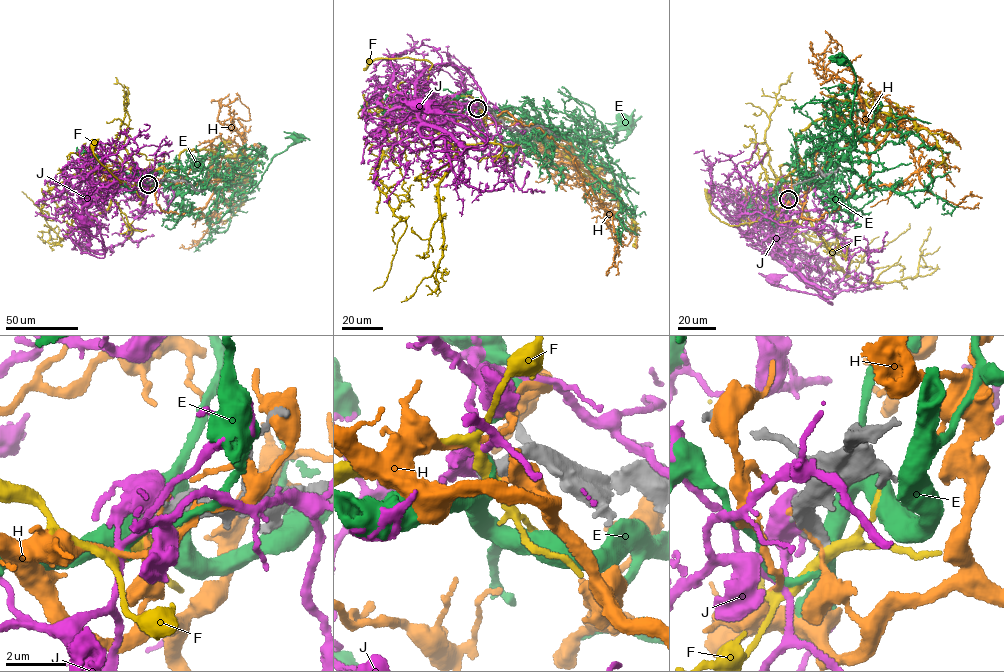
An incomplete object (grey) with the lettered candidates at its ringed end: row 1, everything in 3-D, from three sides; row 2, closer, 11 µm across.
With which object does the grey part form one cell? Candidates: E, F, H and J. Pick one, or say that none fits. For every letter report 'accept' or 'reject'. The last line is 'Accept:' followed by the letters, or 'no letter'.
E: reject
F: reject
H: reject
J: reject
Accept: no letter

